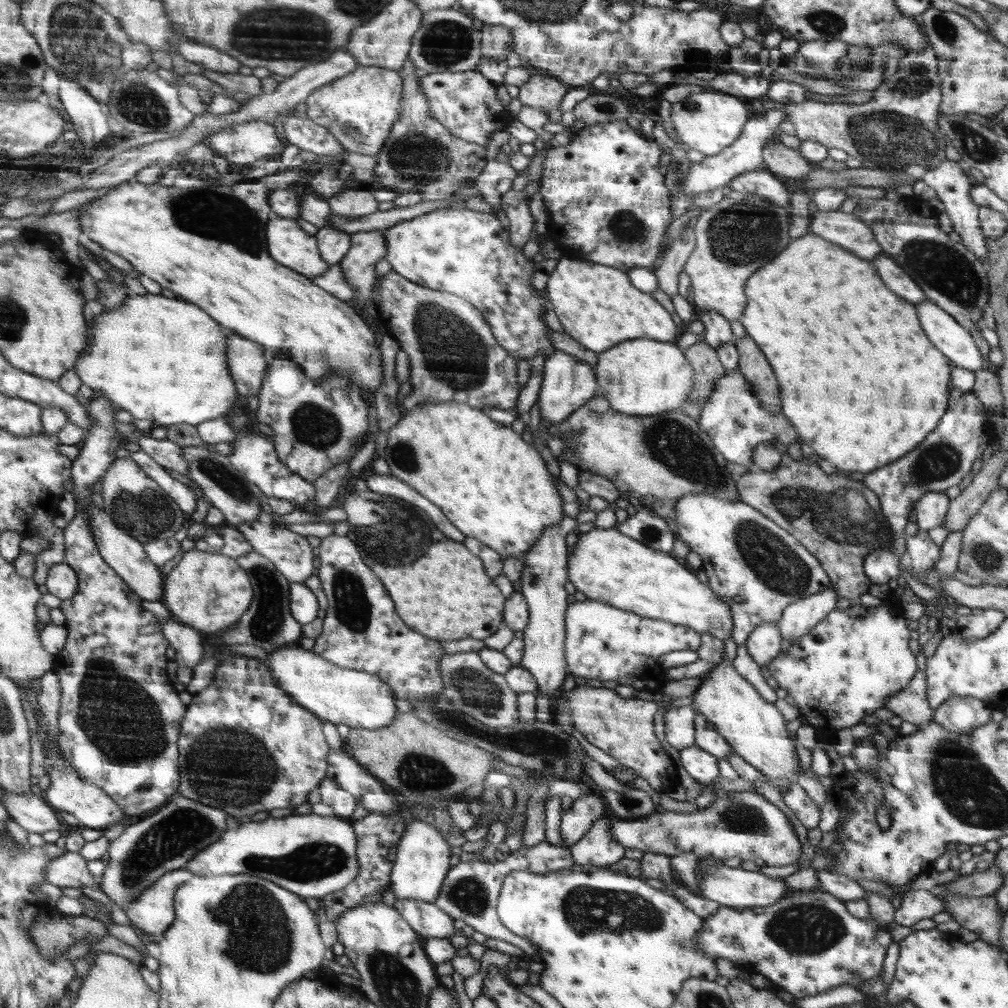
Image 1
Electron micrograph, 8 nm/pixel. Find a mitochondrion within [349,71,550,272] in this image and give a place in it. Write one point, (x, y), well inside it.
(419, 159)

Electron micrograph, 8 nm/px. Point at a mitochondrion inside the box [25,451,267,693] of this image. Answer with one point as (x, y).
(146, 511)

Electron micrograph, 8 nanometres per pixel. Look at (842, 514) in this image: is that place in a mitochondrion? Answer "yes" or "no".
yes

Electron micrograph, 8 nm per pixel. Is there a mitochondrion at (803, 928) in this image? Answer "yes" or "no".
yes

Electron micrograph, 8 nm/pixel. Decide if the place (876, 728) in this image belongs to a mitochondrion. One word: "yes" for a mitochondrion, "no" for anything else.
no

